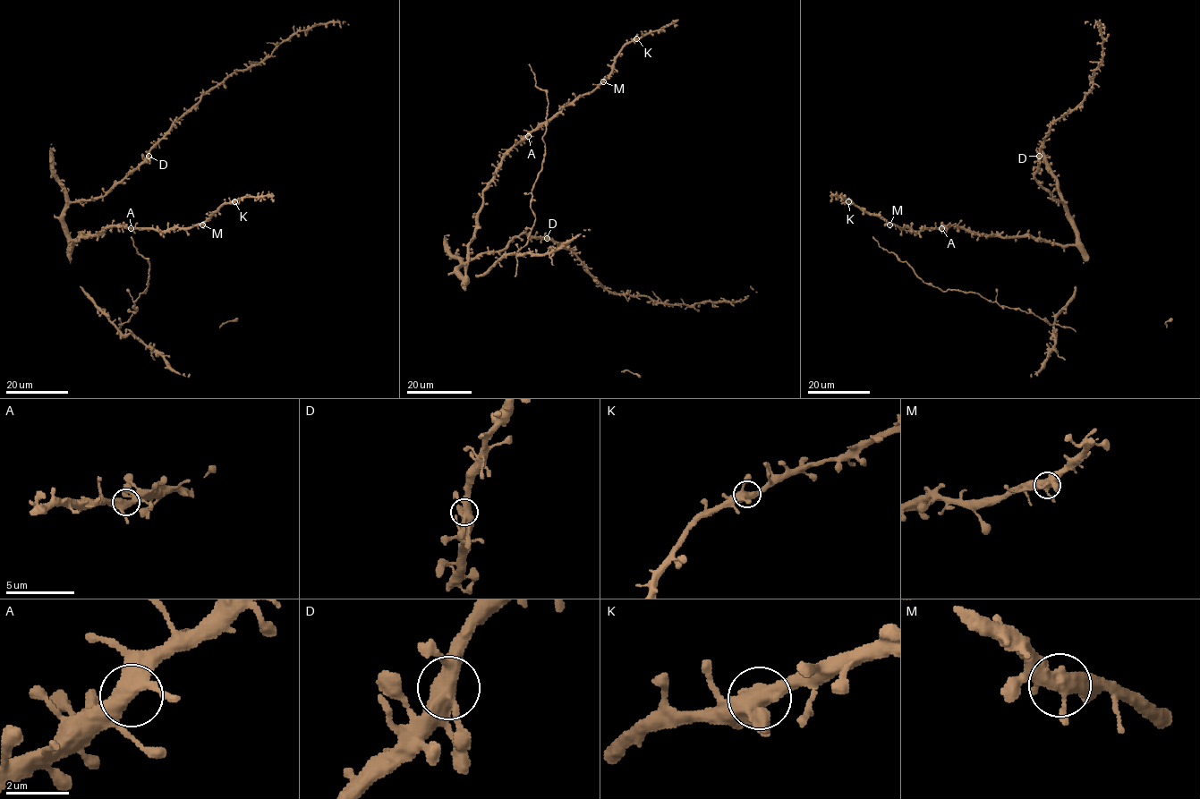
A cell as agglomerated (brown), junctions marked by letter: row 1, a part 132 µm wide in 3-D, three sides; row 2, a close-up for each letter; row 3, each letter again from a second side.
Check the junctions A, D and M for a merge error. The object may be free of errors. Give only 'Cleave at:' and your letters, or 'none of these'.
Cleave at: none of these

